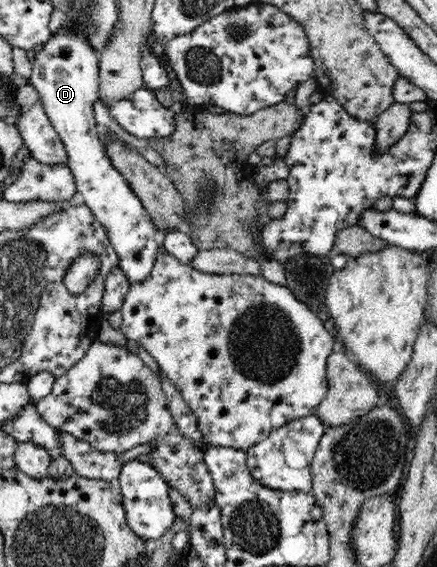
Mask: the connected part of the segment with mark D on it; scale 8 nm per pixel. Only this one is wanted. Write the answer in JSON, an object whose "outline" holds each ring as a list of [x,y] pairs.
{"outline":[[[61,32],[51,36],[36,54],[30,82],[40,95],[41,105],[48,119],[64,142],[68,165],[76,182],[77,204],[87,205],[99,223],[106,227],[111,246],[118,254],[118,267],[129,278],[130,284],[143,282],[151,274],[156,248],[162,246],[163,233],[156,232],[151,217],[143,208],[125,177],[111,164],[95,123],[93,105],[101,100],[99,94],[99,62],[101,57],[92,52],[84,36]]]}

